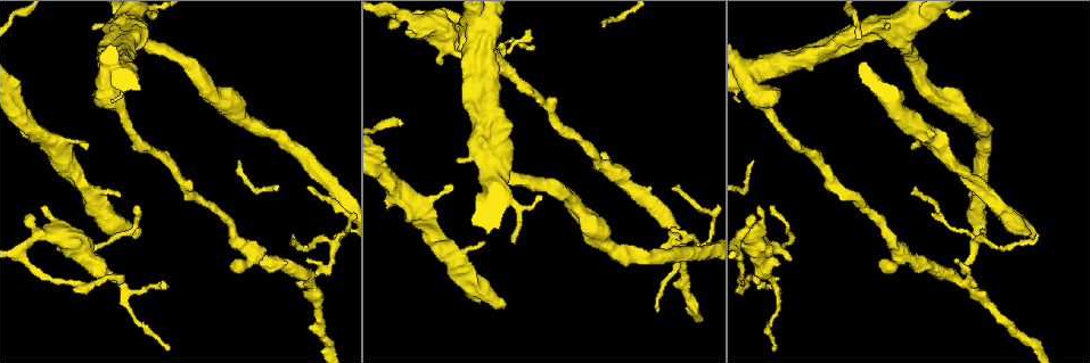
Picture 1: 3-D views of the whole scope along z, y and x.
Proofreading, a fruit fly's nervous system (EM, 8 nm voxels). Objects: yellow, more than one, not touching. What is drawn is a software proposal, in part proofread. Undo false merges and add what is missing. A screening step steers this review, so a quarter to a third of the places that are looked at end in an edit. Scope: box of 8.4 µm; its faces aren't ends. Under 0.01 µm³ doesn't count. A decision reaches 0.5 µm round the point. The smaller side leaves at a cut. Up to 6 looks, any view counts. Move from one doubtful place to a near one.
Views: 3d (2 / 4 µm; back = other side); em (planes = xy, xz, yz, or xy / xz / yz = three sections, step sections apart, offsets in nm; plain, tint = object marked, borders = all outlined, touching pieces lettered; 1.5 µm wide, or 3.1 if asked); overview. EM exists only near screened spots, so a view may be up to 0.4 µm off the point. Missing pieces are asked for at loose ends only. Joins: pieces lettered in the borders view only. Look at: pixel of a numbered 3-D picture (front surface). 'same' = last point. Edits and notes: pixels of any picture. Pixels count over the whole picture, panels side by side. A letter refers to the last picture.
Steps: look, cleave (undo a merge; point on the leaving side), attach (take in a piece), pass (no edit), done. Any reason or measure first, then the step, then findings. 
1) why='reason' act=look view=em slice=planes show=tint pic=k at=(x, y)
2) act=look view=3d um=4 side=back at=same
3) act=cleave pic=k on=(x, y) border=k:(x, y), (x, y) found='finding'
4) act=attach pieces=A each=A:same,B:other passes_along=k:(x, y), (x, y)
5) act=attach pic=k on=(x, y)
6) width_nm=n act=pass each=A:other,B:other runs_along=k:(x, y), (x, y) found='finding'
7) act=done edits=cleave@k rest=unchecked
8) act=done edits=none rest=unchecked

why='free end' act=look view=em slice=planes show=borders pic=1 at=(884, 267)

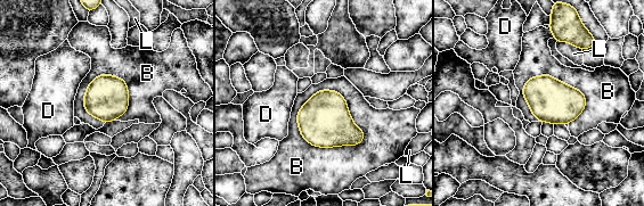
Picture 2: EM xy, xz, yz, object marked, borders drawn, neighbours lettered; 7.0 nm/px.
width_nm=300 act=pass each=B:other,D:other,L:other border=2:(296, 114), (312, 145), (364, 139) found='none of them fits'

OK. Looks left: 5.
why='free end' act=look view=em slice=xz step=4 show=borders pic=1 at=(504, 43)

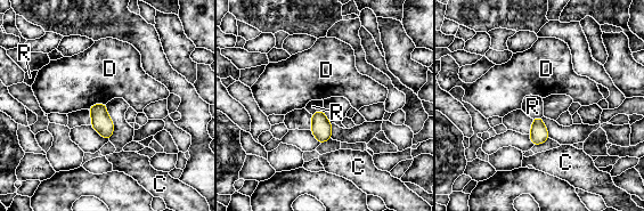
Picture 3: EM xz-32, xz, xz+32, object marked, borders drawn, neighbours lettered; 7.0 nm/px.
act=pass each=C:other,D:other,R:other border=3:(105, 103), (95, 103), (88, 110) found='no lettered piece goes on from it'

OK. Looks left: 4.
why='an open end' act=look view=3d um=4 pic=1 at=(915, 186)

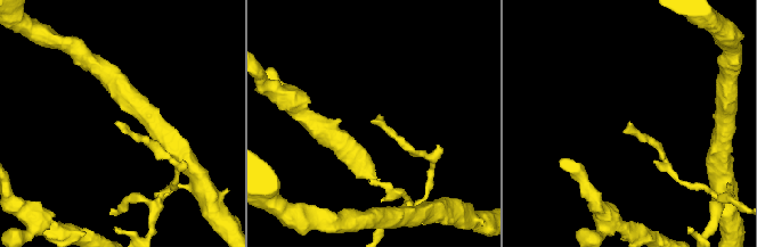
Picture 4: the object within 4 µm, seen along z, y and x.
act=look view=em slice=planes show=borders pic=4 at=(628, 124)

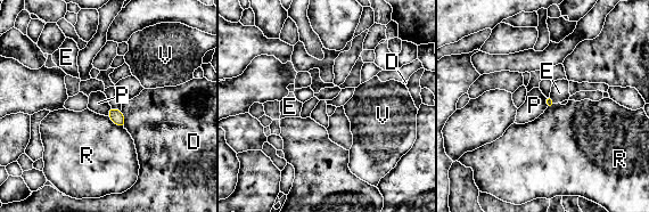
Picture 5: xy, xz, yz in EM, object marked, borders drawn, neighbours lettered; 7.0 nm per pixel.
act=pass each=D:other,E:other,P:other,R:other,V:other border=5:(544, 97), (547, 107) found='no lettered piece goes on from it'

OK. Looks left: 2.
act=done edits=none rest=unchecked

